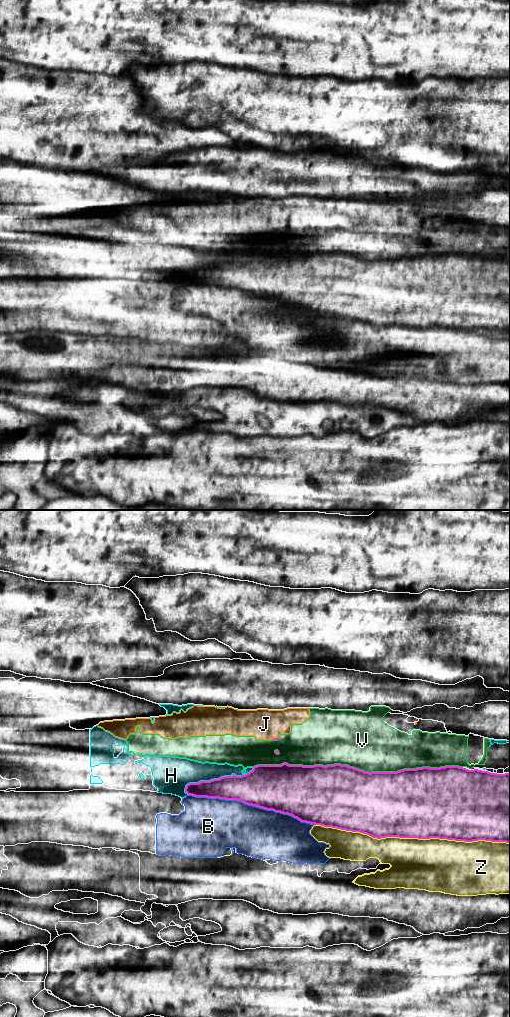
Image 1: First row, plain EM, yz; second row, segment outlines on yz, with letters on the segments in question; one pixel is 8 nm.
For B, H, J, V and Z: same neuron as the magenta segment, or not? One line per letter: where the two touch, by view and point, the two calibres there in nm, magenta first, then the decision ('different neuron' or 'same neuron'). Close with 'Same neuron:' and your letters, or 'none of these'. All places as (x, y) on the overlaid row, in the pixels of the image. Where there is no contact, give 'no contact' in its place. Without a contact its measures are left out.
B: yz (252, 805) | 360/400 nm | different neuron
H: yz (206, 781) | 190/240 nm | different neuron
J: yz (274, 738) | 20/240 nm | different neuron
V: yz (358, 769) | 500/460 nm | different neuron
Z: yz (412, 837) | 500/420 nm | different neuron
Same neuron: none of these

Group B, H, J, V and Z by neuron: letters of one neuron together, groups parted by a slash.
B / H J V / Z

